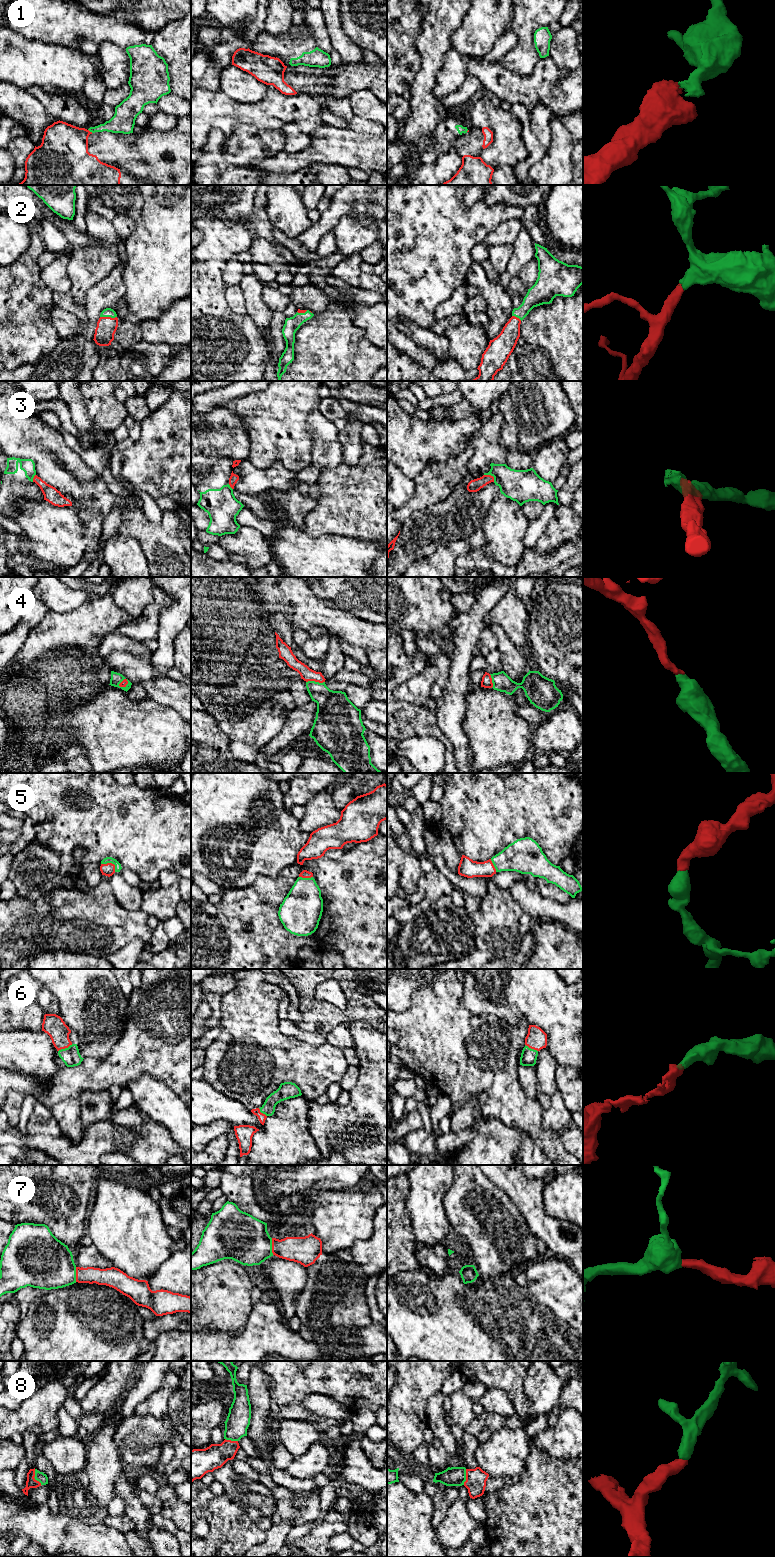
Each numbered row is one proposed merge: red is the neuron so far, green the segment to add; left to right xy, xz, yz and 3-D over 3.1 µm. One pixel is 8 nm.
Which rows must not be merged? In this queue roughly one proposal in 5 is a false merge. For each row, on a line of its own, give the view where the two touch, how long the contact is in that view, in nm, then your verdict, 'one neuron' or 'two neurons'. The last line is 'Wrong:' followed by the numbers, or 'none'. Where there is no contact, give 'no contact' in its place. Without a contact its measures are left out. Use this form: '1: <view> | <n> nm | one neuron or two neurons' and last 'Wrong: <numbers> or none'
1: xy | 50 nm | two neurons
2: xy | 140 nm | one neuron
3: yz | 110 nm | two neurons
4: xz | 150 nm | one neuron
5: xy | 140 nm | one neuron
6: xy | 130 nm | one neuron
7: xz | 140 nm | one neuron
8: xy | 140 nm | one neuron
Wrong: 1, 3

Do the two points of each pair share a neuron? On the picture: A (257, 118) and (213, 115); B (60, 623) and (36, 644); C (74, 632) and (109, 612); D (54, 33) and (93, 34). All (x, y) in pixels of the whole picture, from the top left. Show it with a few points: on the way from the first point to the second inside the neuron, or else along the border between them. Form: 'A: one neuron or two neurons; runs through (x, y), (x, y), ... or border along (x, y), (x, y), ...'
A: one neuron; runs through (246, 114), (224, 114)
B: one neuron; runs through (55, 629), (42, 640)
C: one neuron; runs through (83, 628), (100, 616)
D: one neuron; runs through (64, 33), (83, 33)

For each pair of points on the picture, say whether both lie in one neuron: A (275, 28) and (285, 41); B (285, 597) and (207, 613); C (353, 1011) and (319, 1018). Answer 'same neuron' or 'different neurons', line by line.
A: different neurons
B: same neuron
C: same neuron

